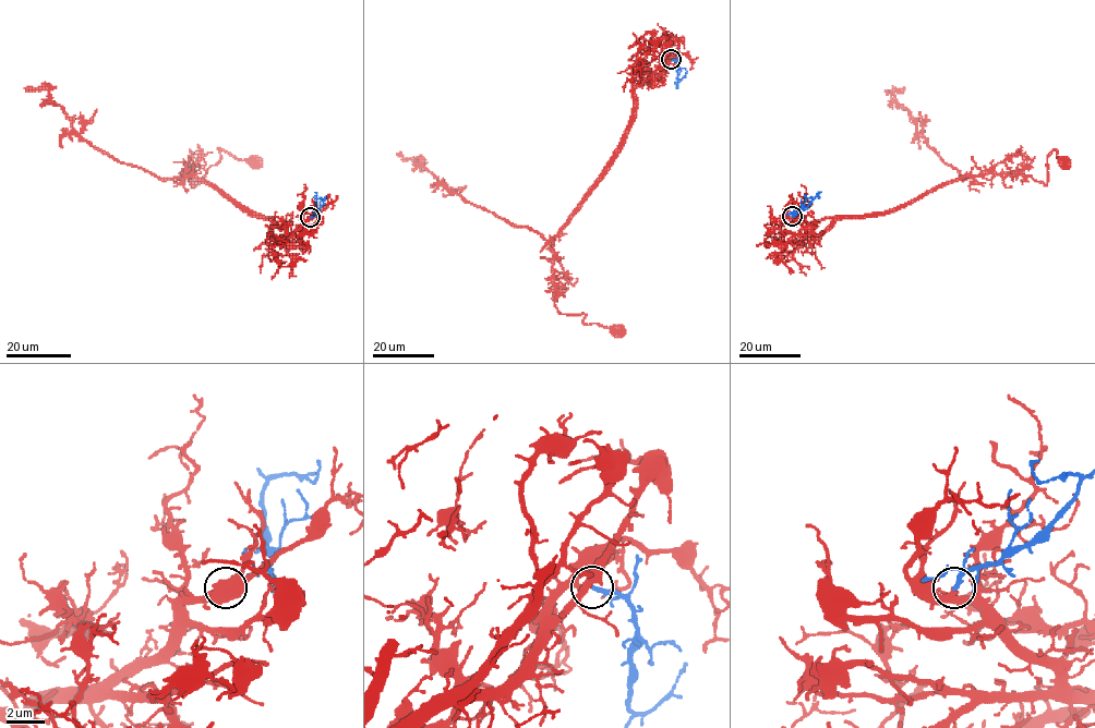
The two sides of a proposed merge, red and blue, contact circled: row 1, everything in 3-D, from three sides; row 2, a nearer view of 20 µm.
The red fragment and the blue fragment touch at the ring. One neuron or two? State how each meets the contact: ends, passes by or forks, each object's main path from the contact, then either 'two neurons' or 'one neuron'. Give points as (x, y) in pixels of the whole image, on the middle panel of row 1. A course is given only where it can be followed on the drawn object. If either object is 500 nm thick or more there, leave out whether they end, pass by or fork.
red ends; blue ends; course red (671, 59), (634, 89), (633, 122), (620, 153), (552, 241), (558, 312), (586, 314), (587, 324), (620, 331); course blue (671, 59), (678, 63), (678, 80), (686, 73); one neuron

